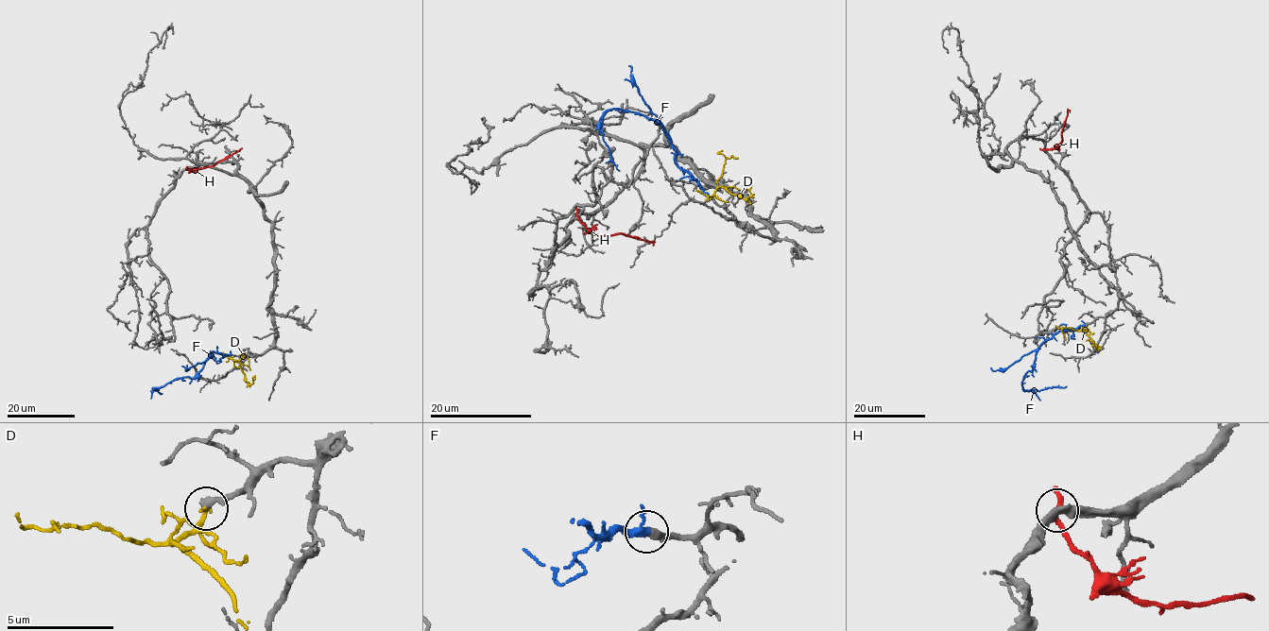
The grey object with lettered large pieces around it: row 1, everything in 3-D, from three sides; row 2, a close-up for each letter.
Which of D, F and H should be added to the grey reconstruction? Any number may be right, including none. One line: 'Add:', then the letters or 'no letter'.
Add: F

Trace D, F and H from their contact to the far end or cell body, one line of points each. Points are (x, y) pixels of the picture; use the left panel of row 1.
D: (231, 356), (238, 363), (248, 384), (252, 383), (255, 377)
F: (231, 355), (213, 351), (194, 378), (182, 377), (155, 388), (162, 394)
H: (186, 168), (190, 170), (215, 164), (239, 151)

